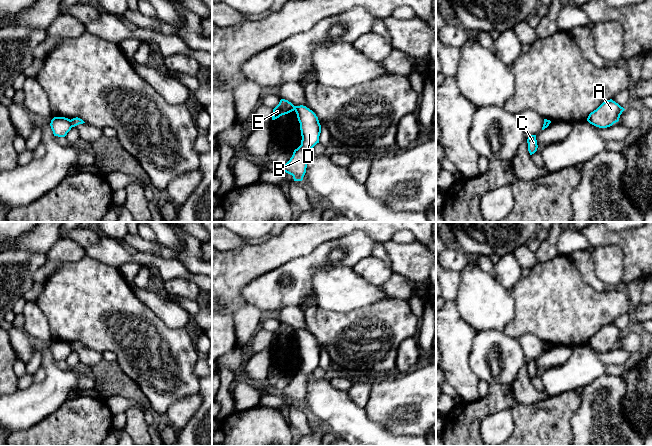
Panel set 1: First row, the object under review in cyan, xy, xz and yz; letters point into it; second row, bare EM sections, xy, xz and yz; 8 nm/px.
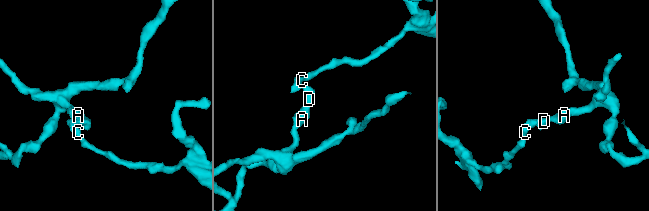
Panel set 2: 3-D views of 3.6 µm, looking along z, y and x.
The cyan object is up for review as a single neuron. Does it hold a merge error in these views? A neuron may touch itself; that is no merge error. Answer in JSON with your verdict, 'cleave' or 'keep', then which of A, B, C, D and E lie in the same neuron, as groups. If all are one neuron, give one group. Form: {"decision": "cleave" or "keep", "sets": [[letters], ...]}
{"decision": "cleave", "sets": [["A", "B", "D"], ["C", "E"]]}

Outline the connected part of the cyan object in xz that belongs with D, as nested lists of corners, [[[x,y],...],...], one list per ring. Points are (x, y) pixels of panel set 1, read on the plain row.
[[[300,329],[295,330],[301,354],[301,369],[294,374],[290,384],[283,390],[283,395],[292,399],[294,405],[302,405],[307,392],[307,379],[313,371],[319,367],[321,349],[316,338]]]

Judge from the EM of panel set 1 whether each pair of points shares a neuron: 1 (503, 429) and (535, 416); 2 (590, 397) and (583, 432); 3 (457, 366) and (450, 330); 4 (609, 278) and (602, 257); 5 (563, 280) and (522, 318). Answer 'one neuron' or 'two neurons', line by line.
1: two neurons
2: one neuron
3: one neuron
4: one neuron
5: one neuron

